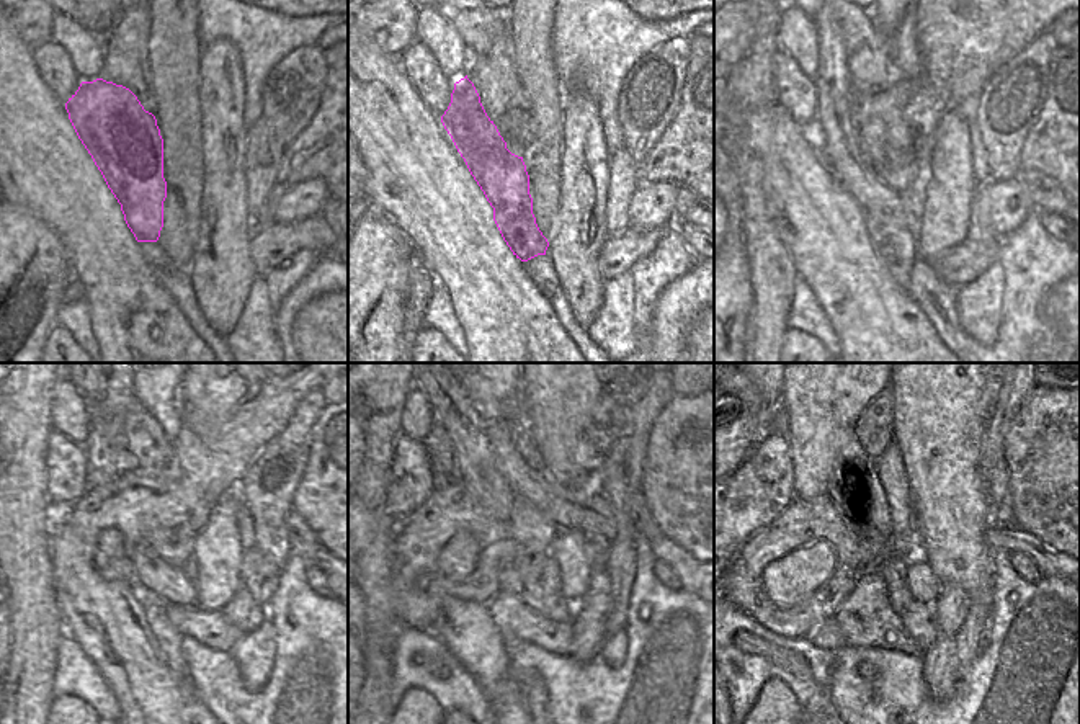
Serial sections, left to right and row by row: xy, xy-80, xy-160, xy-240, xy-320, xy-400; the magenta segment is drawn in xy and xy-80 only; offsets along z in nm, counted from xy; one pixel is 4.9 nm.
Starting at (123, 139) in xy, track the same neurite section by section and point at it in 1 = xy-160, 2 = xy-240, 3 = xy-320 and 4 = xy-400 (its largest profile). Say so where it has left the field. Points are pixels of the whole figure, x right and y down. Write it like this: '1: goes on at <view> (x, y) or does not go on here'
1: goes on at xy-160 (897, 245)
2: goes on at xy-240 (167, 638)
3: goes on at xy-320 (533, 688)
4: does not go on here

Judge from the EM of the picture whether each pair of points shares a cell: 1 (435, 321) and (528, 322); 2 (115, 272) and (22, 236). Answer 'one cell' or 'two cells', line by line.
1: two cells
2: two cells

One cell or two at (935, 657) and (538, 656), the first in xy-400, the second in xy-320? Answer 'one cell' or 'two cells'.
two cells

